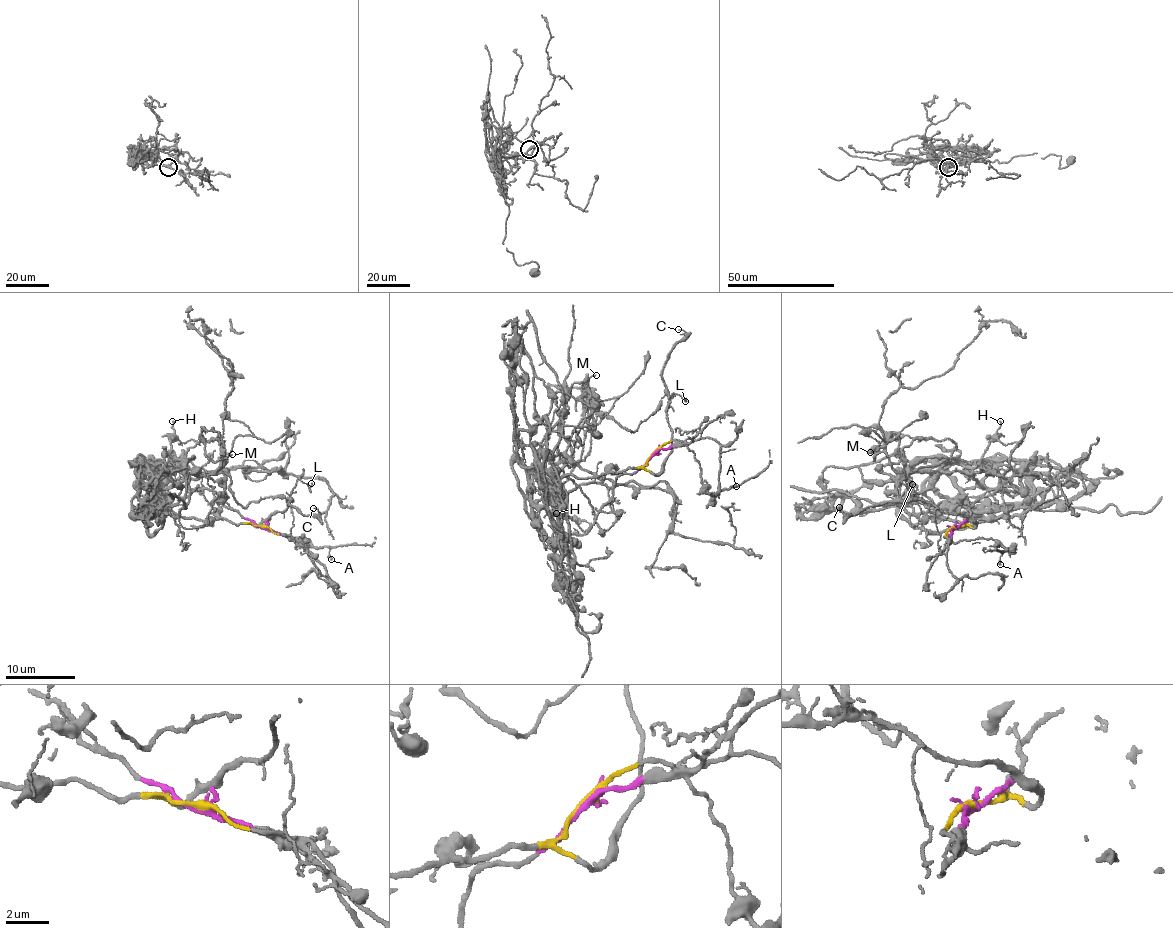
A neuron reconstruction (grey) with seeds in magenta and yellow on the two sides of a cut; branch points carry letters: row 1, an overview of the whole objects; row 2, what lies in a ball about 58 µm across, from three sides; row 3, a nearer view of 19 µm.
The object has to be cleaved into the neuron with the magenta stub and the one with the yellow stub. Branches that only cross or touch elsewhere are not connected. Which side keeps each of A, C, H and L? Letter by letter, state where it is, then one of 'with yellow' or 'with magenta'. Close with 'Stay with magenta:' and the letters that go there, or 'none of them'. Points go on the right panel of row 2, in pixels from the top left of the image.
A: (1000, 564) | with magenta
C: (839, 507) | with yellow
H: (1000, 421) | with magenta
L: (912, 484) | with yellow
Stay with magenta: A, H

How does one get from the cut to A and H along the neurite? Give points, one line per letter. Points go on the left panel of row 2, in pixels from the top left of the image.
A: (260, 526), (297, 540), (304, 534), (311, 542), (328, 548), (332, 560)
H: (260, 526), (227, 509), (218, 494), (175, 484), (161, 466), (154, 470), (167, 463), (174, 431), (172, 420)

